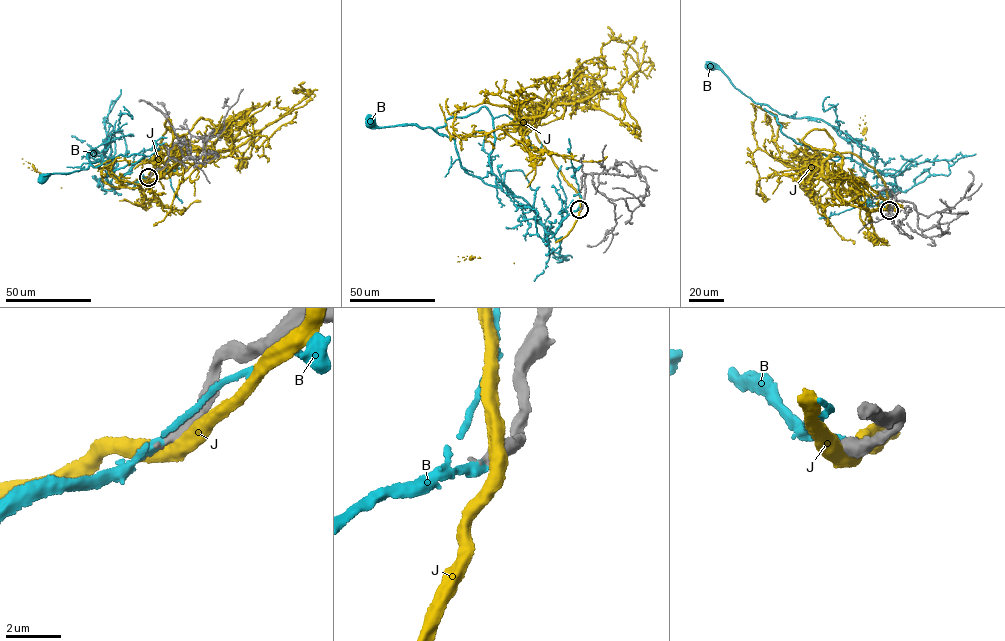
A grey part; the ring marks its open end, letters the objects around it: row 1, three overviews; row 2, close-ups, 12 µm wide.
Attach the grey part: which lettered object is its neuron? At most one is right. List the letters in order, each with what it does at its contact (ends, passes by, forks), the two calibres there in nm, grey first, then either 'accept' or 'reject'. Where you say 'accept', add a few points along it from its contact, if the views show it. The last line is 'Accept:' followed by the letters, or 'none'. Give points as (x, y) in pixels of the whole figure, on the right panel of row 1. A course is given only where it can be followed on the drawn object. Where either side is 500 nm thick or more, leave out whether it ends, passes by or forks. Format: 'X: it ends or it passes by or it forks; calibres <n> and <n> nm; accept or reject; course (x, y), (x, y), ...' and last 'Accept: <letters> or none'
B: it ends; calibres 440 and 400 nm; accept; course (889, 211), (882, 206), (895, 189), (894, 178), (797, 143), (782, 132), (776, 116), (709, 66)
J: calibres 600 and 500 nm; reject
Accept: B

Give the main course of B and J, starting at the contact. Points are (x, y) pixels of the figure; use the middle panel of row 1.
B: (579, 209), (553, 235), (545, 231), (529, 203), (492, 172), (495, 139), (485, 107), (435, 130), (370, 123)
J: (581, 209), (537, 137), (536, 118), (547, 105), (620, 88), (643, 62), (648, 75), (620, 33)

